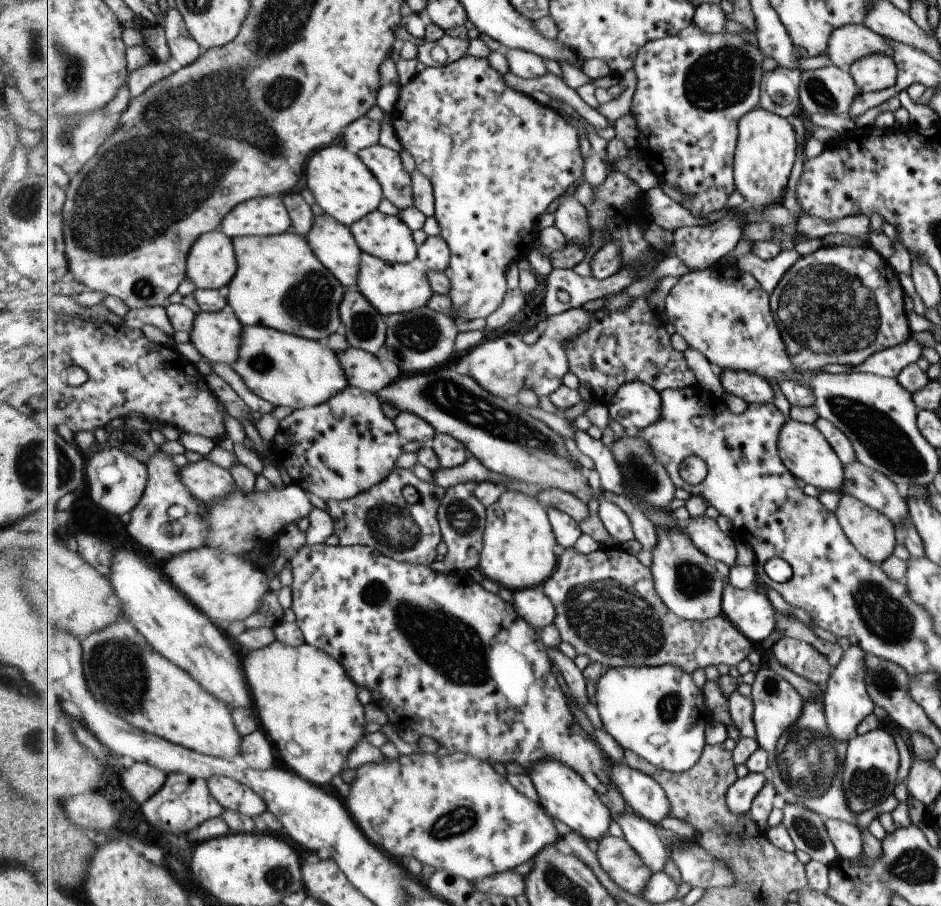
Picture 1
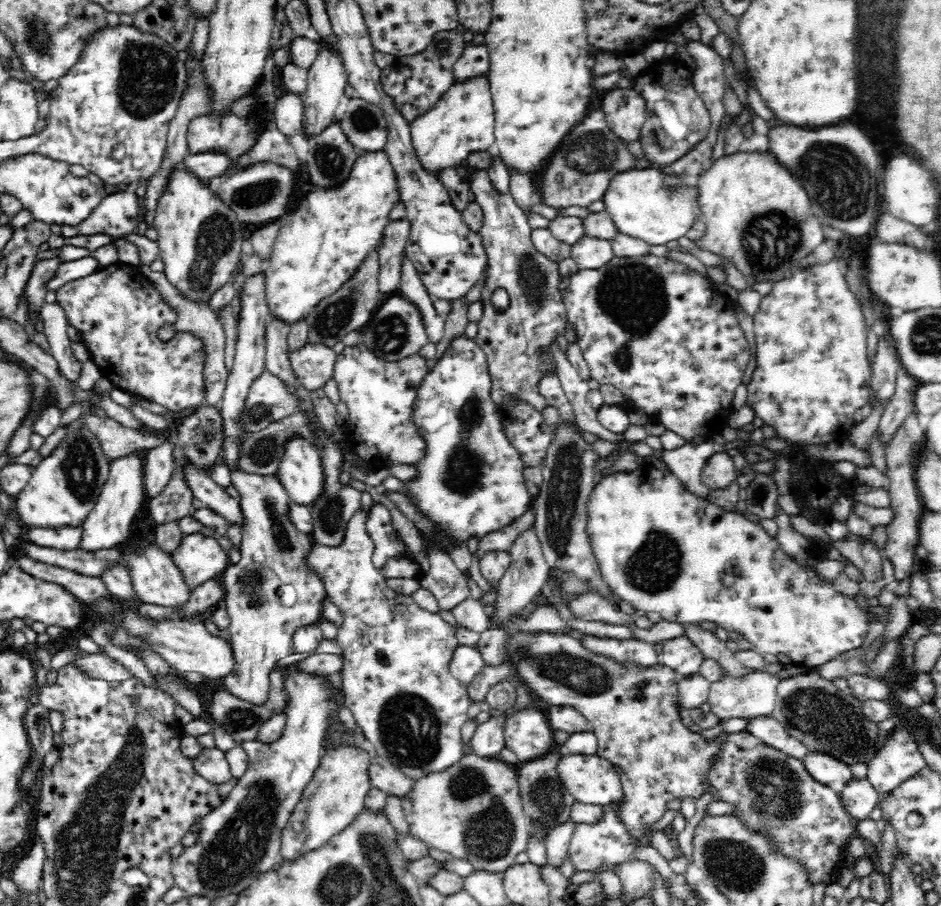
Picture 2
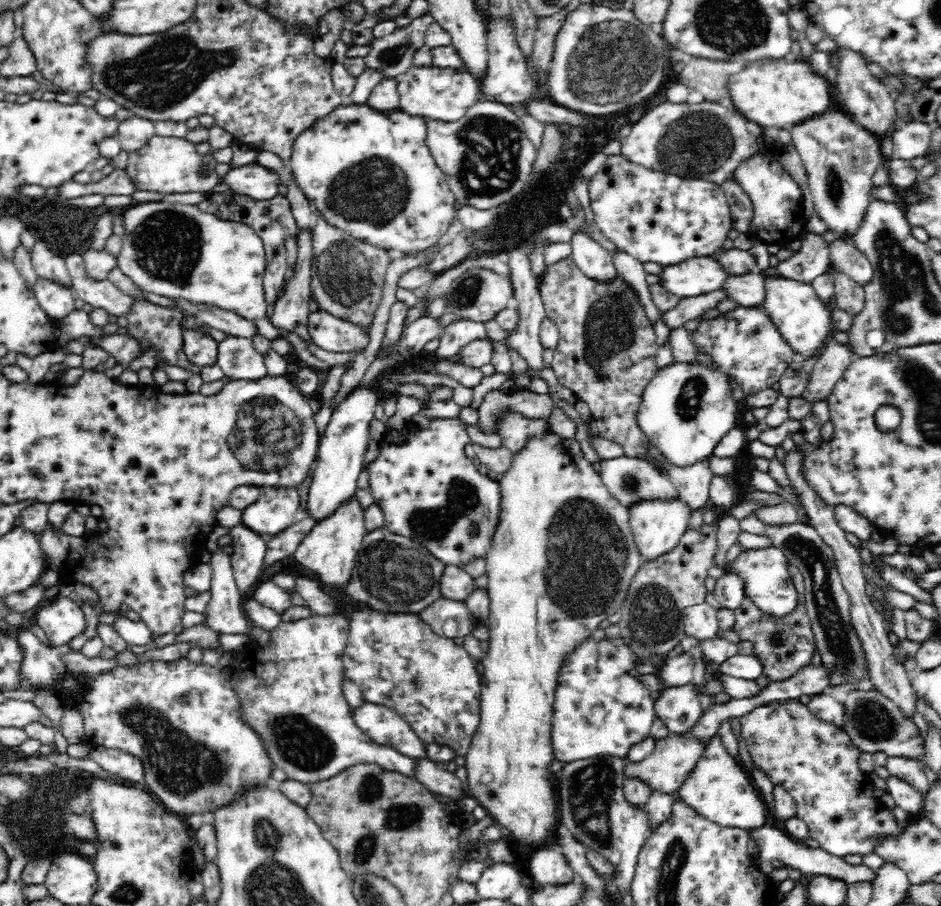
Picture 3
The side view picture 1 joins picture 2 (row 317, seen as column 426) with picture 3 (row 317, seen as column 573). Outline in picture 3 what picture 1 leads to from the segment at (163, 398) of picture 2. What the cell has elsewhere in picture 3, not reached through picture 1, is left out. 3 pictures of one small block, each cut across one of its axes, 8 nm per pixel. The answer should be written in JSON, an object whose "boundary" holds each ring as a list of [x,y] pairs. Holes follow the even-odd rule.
{"boundary":[[[132,298],[130,310],[124,316],[128,318],[128,325],[122,328],[121,331],[140,343],[138,358],[142,358],[144,351],[152,349],[155,356],[154,369],[158,369],[157,364],[170,364],[170,366],[178,366],[178,368],[189,370],[194,374],[201,374],[201,367],[190,362],[183,349],[183,332],[187,329],[183,325],[186,314],[180,312],[180,310],[159,306],[146,298]]]}

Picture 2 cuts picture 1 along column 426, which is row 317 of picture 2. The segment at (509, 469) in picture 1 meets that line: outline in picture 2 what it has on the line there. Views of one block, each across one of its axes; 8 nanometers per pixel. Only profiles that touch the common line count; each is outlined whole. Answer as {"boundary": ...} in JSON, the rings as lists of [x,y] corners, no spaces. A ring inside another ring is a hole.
{"boundary":[[[399,293],[386,297],[385,302],[374,312],[360,333],[368,350],[383,362],[399,362],[417,354],[429,342],[418,309]]]}

